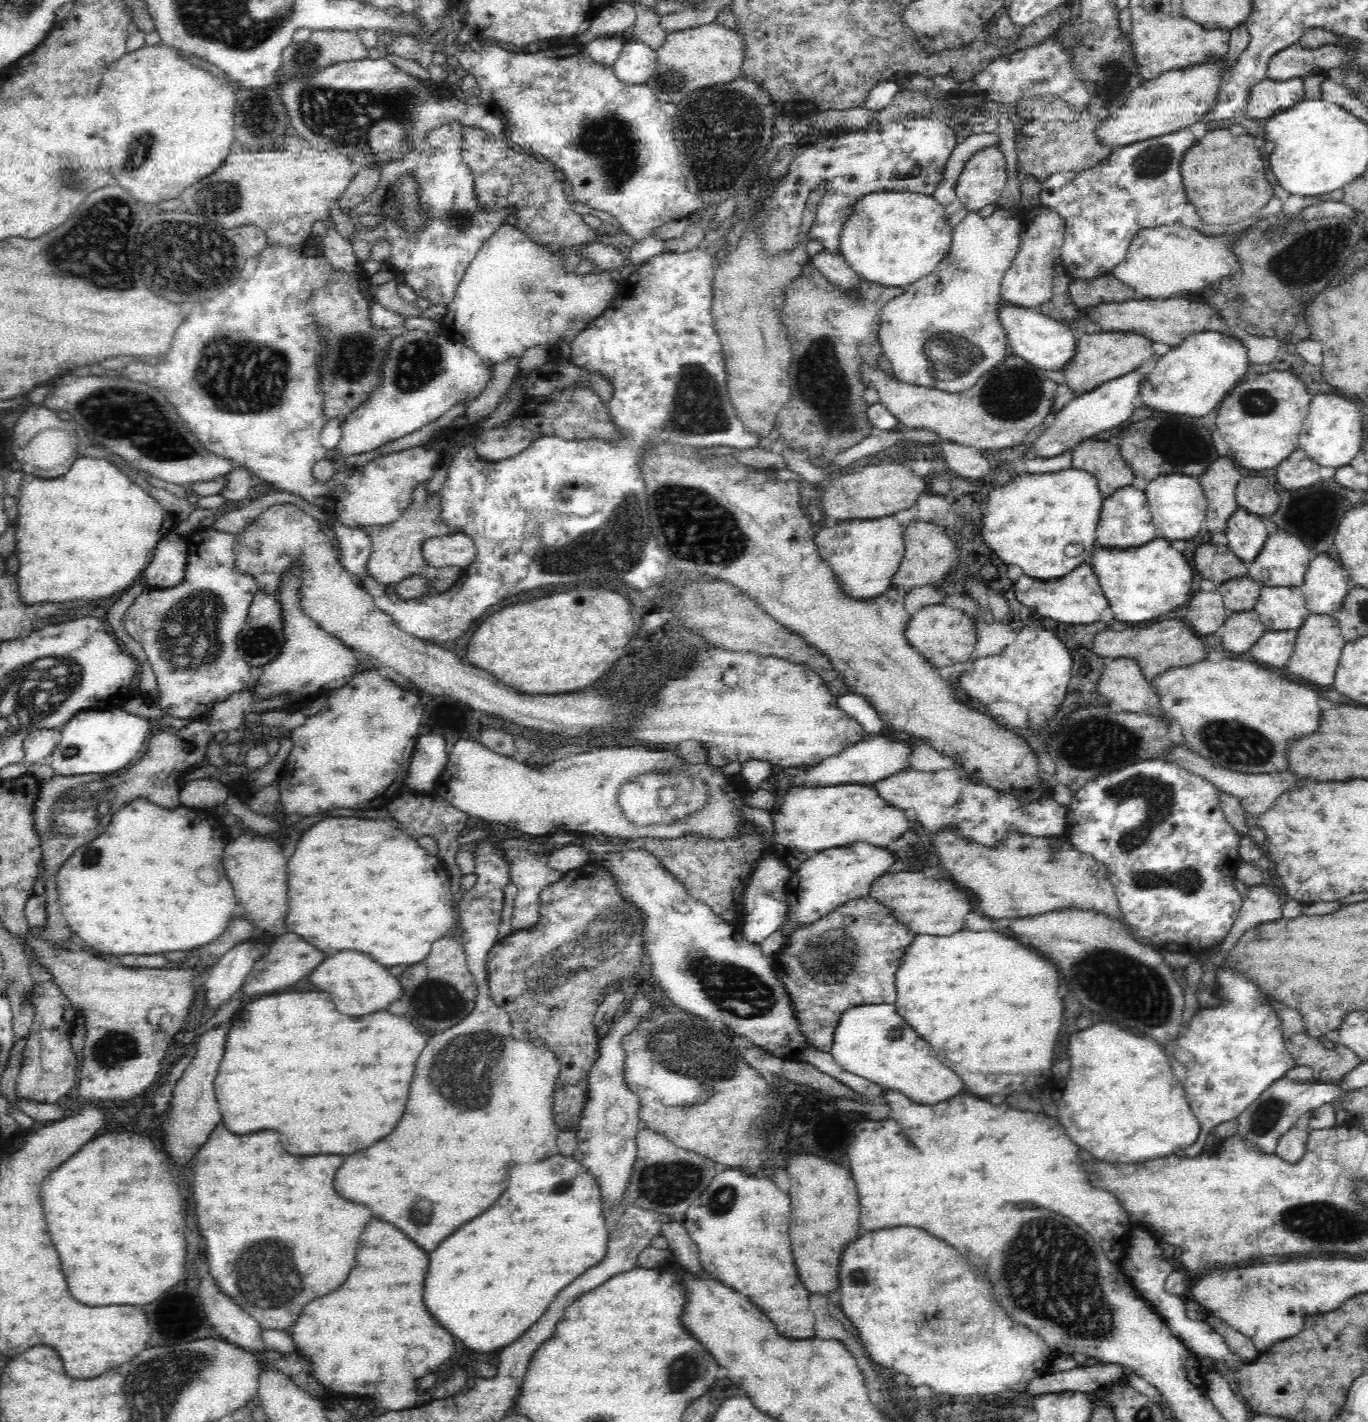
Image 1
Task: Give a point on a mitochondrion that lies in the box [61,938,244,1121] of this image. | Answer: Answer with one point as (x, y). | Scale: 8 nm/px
(115, 1047)

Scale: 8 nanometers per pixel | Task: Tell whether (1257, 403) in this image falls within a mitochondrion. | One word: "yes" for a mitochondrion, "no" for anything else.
yes

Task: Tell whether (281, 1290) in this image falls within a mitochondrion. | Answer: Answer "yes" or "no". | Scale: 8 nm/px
yes

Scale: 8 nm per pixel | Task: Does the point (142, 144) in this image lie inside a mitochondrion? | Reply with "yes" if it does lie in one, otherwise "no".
yes

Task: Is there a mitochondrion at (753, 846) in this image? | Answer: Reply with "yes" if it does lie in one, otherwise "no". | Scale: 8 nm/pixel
no

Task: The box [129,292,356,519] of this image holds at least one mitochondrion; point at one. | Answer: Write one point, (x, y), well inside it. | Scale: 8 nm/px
(239, 376)

